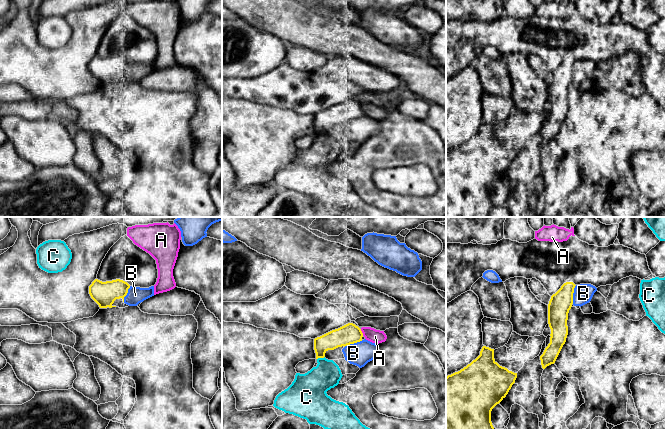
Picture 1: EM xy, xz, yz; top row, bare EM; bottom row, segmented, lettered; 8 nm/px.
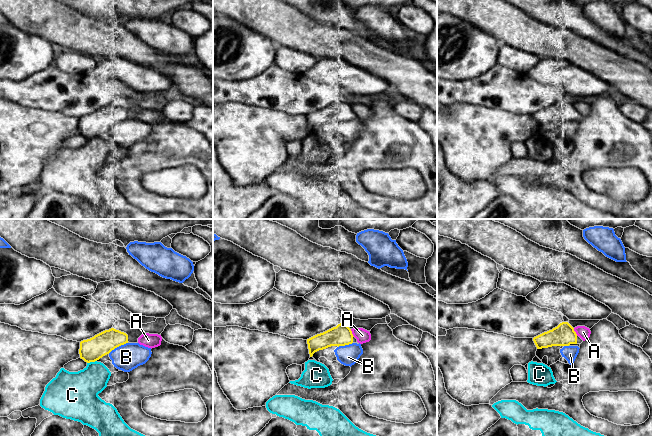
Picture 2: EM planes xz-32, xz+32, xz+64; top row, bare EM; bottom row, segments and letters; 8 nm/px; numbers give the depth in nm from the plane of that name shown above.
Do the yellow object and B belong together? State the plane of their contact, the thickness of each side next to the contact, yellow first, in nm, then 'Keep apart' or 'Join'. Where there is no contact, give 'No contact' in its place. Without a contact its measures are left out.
Touches yellow in yz. Thickness 180 nm (yellow) against 160 nm. Keep apart

